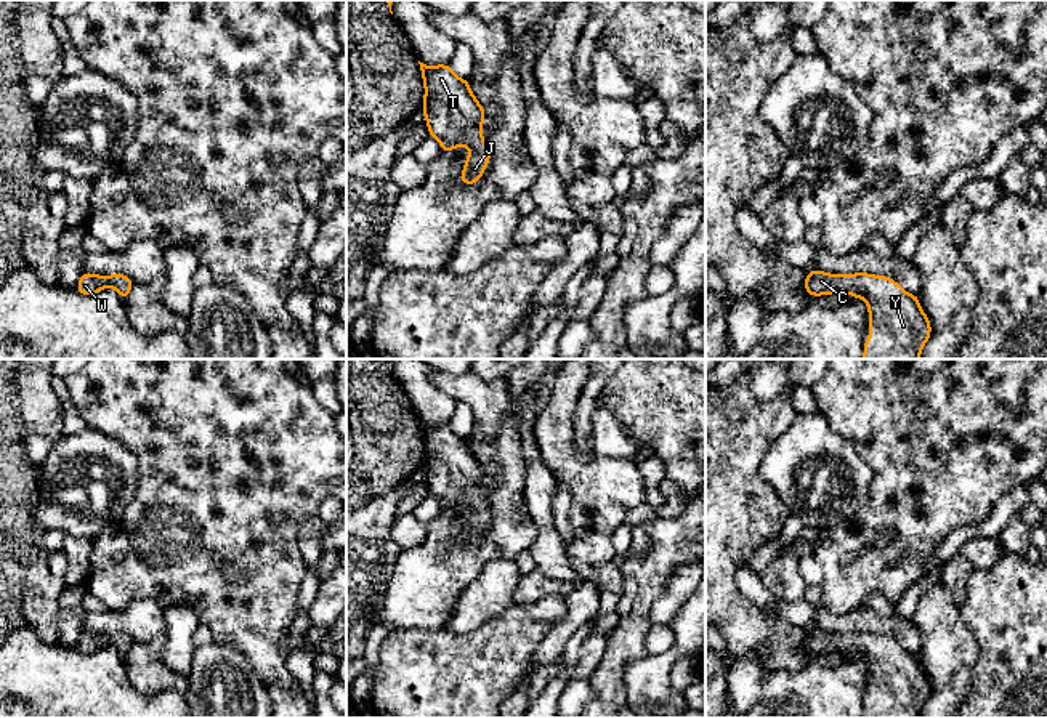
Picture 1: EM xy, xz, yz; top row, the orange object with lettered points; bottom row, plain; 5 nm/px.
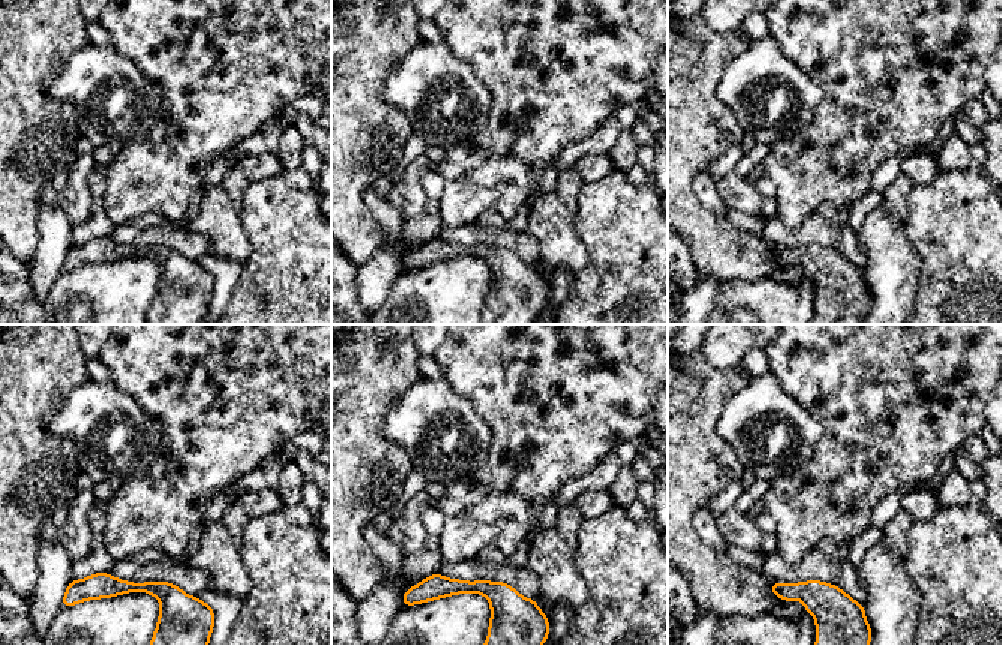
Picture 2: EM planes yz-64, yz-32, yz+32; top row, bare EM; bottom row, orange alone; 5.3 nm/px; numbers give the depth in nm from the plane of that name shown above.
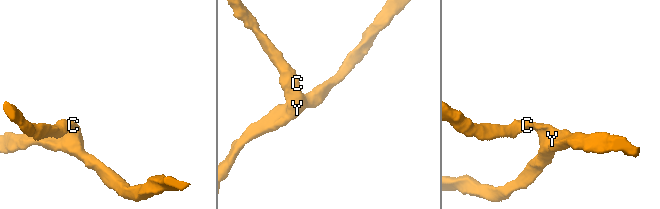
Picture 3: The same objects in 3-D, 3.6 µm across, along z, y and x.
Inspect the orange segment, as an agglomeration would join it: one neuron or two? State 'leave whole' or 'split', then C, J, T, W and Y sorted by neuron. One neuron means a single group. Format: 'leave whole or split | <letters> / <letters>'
leave whole | C J T W Y

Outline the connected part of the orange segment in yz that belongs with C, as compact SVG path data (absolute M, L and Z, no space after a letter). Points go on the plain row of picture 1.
M811 628L803 647L811 655L850 652L866 659L871 694L864 700L863 718L919 718L930 697L932 684L919 664L919 655L906 652L887 635L837 635Z

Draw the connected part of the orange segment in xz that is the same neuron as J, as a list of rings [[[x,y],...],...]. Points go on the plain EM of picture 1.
[[[420,420],[418,423],[425,442],[423,474],[428,494],[439,498],[443,511],[459,505],[473,508],[465,518],[459,540],[475,543],[491,519],[481,494],[486,471],[471,454],[470,441],[457,436],[449,423],[426,425]]]

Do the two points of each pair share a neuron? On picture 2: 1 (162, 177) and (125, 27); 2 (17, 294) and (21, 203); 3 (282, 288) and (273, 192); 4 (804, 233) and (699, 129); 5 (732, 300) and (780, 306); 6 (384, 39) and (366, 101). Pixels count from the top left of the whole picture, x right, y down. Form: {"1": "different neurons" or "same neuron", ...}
{"1": "same neuron", "2": "different neurons", "3": "same neuron", "4": "different neurons", "5": "same neuron", "6": "same neuron"}

